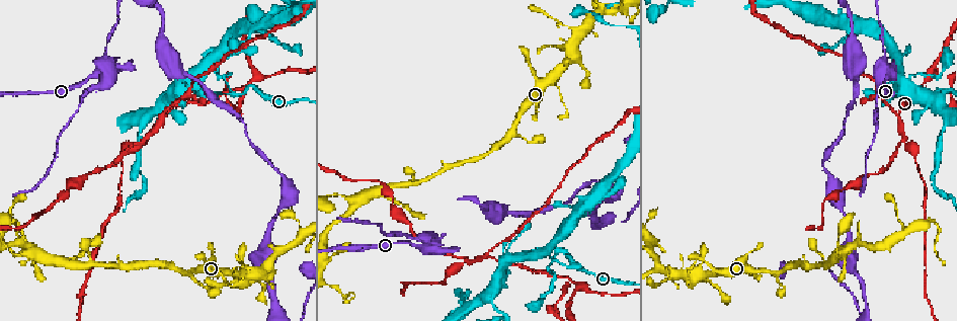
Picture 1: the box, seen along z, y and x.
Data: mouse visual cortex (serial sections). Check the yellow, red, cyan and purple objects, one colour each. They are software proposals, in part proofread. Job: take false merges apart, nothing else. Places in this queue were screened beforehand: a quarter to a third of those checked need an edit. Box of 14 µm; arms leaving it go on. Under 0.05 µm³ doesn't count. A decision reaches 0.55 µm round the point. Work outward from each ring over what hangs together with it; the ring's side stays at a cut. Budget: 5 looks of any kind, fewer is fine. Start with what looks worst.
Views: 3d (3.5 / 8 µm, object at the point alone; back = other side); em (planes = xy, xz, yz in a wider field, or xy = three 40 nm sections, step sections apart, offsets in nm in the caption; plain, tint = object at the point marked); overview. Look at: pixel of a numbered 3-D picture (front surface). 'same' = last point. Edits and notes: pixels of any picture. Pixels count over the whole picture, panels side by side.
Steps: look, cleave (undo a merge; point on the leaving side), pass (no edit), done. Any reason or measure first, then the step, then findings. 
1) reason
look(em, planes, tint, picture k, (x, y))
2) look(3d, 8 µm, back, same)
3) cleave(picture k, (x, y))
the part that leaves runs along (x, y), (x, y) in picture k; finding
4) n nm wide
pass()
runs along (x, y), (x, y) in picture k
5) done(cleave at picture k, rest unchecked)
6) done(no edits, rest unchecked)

a narrow waist
look(em, planes, tint, picture 1, (556, 252))

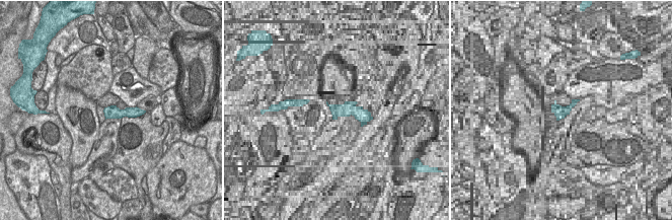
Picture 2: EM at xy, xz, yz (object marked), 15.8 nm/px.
look(3d, 3.5 µm, same)

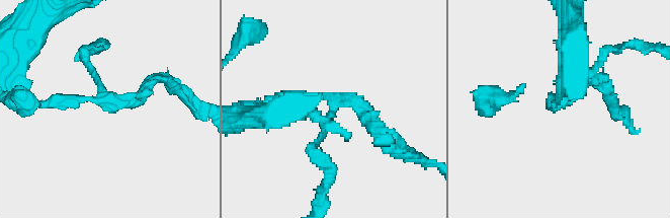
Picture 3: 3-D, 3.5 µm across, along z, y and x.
220 nm wide
pass()
runs along (380, 132), (352, 101), (271, 98) in picture 3; all the same cell

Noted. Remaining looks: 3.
sharp bend
look(3d, 3.5 µm, picture 1, (466, 292))

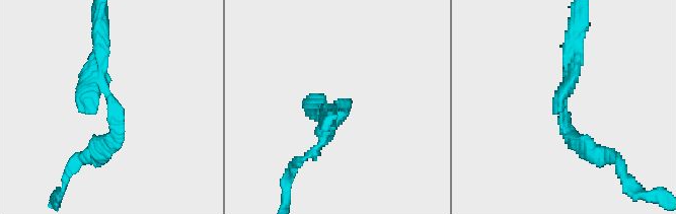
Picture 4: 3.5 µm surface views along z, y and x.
arms of 200, 250 nm
look(em, xy, step 5, tint, picture 4, (339, 103))

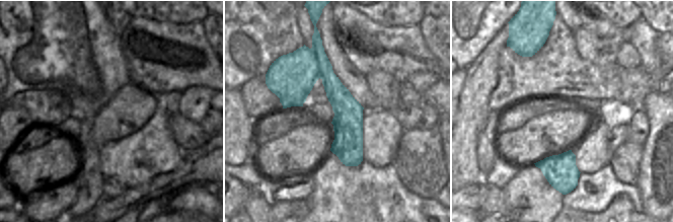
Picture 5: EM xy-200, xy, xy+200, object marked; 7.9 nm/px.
cleave(picture 4, (118, 127))
the part that leaves runs along (104, 94), (120, 132), (88, 154) in picture 4; a second cell is stuck on

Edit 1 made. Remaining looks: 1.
done(cleave at picture 4, rest unchecked)

